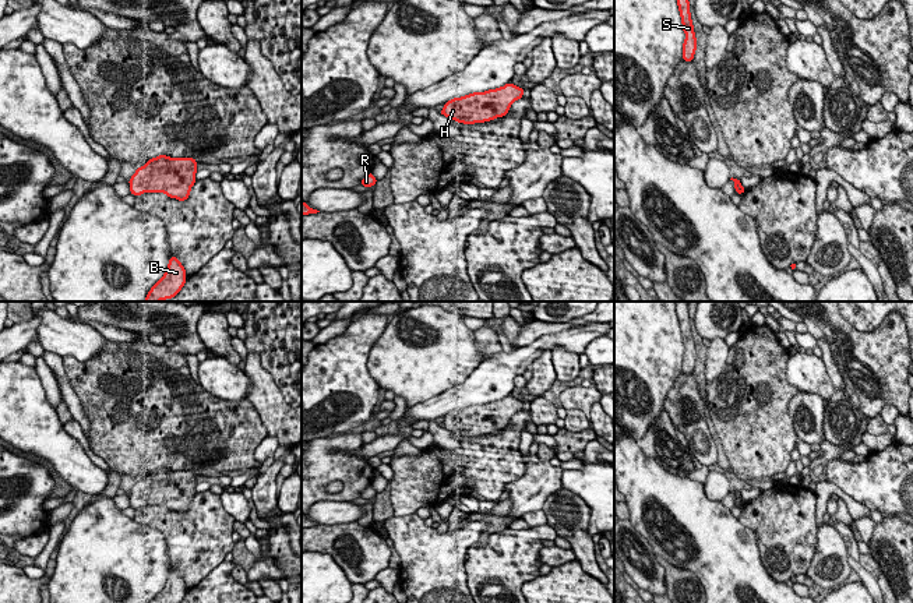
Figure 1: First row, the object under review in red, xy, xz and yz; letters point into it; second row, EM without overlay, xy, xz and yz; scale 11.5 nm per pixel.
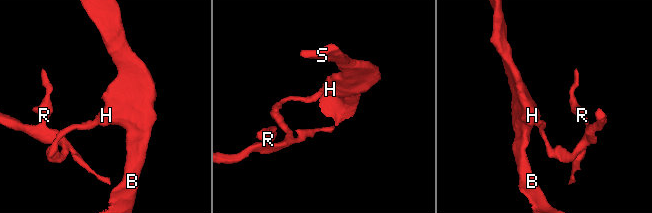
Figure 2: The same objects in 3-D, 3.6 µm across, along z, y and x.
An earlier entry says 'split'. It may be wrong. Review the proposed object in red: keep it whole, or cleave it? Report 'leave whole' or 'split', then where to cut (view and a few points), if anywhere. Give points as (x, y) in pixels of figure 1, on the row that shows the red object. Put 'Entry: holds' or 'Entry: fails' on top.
Entry: holds
split | yz (741, 186), (739, 193)

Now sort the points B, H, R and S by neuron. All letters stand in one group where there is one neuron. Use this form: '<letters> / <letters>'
B H S / R

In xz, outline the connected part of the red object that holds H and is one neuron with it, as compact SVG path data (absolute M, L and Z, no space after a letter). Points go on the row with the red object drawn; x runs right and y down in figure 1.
M510 82L496 89L452 98L444 103L443 114L463 124L496 120L508 113L511 105L524 96L524 91Z

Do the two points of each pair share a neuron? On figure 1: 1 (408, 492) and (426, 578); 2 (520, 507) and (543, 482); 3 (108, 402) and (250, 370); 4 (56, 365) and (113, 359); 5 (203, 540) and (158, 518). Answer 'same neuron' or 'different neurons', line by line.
1: different neurons
2: same neuron
3: different neurons
4: different neurons
5: same neuron

